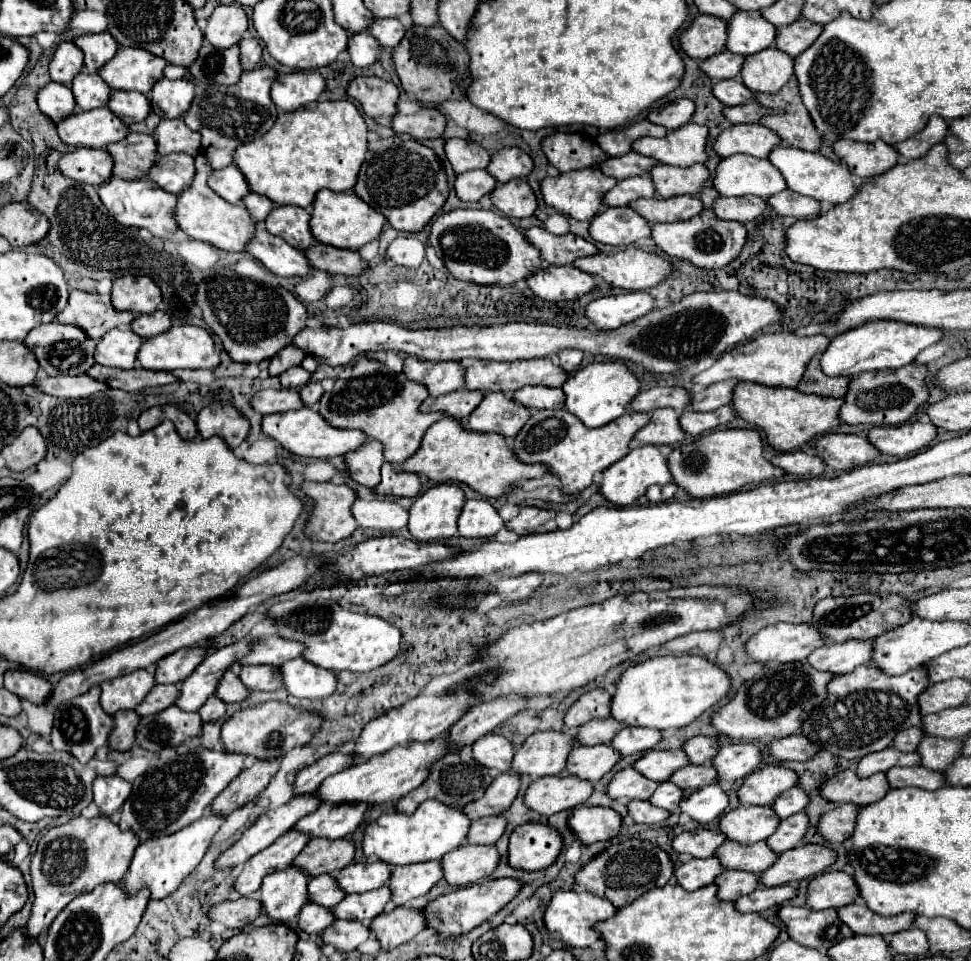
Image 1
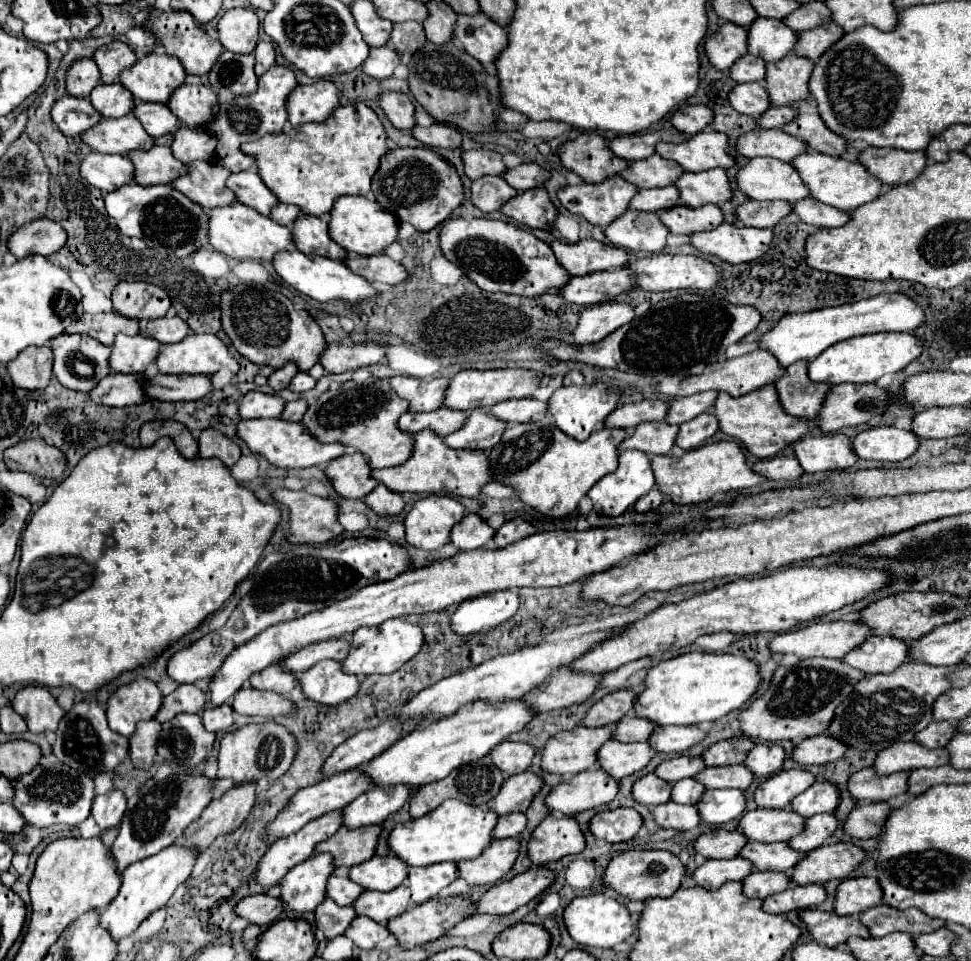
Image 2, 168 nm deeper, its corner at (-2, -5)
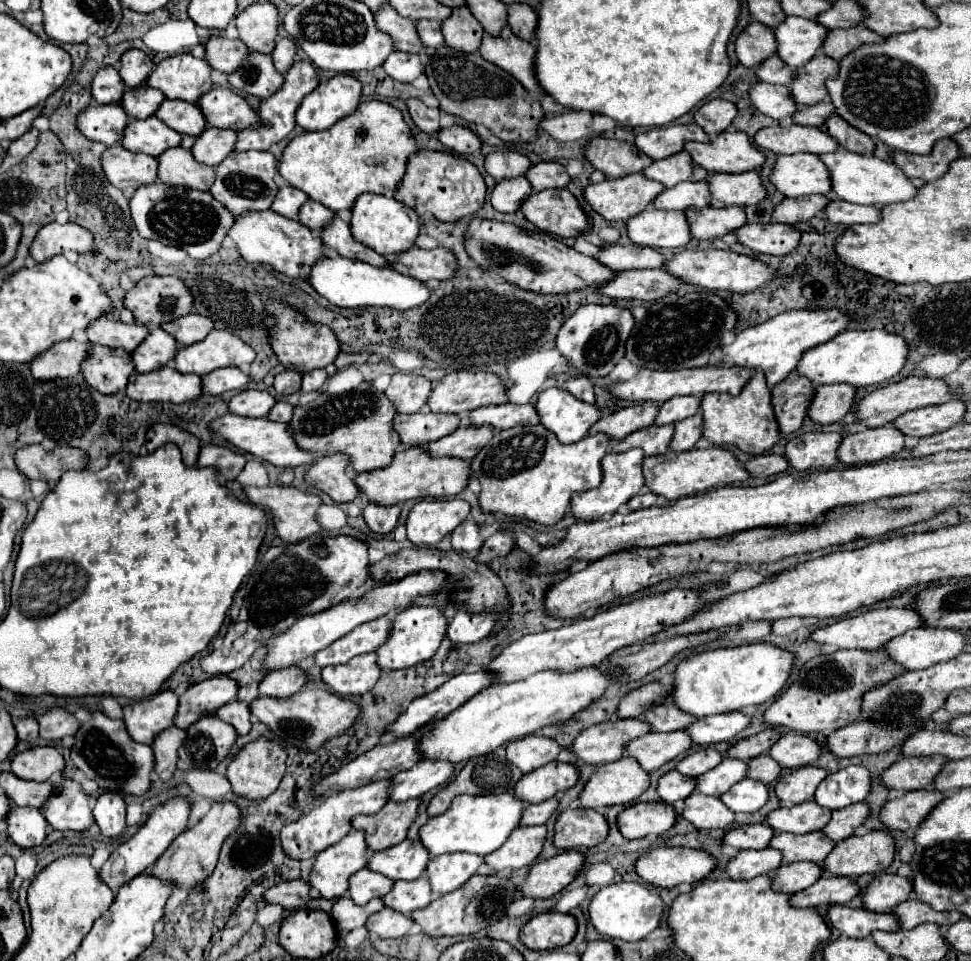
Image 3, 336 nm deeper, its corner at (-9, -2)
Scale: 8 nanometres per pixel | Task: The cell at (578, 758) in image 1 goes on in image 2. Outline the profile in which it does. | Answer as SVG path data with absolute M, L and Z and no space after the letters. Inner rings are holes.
M608 740L596 752L596 762L606 774L612 774L612 778L620 780L628 774L640 772L652 760L654 754L656 752L650 750L648 742L622 744L616 740Z

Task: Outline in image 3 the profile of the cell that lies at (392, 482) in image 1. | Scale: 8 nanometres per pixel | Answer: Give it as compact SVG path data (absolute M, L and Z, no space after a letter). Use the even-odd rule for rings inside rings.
M369 503L363 509L363 517L365 517L367 527L373 533L381 533L381 535L387 535L387 533L391 533L395 529L397 519L399 519L399 513L401 513L401 509L397 505L379 507L375 503Z

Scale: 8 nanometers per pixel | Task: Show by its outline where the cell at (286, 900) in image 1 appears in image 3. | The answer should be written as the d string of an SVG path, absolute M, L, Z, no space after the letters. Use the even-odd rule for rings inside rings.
M351 831L339 843L317 855L307 881L325 899L343 897L349 887L349 877L363 869L369 857L371 851L365 843L363 831Z

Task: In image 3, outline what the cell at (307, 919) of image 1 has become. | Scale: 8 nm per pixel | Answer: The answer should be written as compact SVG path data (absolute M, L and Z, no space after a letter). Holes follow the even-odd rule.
M339 897L333 905L331 917L341 931L353 931L357 927L363 927L369 915L381 911L385 907L383 899L371 899L367 905L355 905L351 897Z

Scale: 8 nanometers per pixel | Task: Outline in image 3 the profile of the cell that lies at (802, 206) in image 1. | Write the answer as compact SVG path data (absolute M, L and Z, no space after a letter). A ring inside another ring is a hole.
M831 201L825 209L825 215L831 223L855 225L855 223L877 223L881 219L881 211L877 207L859 207L855 203Z

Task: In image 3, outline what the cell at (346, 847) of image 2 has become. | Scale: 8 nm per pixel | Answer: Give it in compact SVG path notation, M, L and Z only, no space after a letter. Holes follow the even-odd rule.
M411 799L403 803L387 803L375 815L357 815L351 823L353 829L361 829L367 835L367 847L373 851L389 849L407 837L407 829L417 819L421 799Z

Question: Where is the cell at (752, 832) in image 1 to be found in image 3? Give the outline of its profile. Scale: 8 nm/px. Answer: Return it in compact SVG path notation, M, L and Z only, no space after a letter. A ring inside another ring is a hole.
M805 801L793 807L781 807L777 811L771 811L767 815L767 821L775 831L813 833L829 823L831 813L831 809L819 807L815 801Z

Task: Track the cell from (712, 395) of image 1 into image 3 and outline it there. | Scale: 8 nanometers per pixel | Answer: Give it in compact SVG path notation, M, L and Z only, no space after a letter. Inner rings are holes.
M675 397L659 405L659 413L655 417L655 425L671 425L681 419L687 419L699 411L699 397Z

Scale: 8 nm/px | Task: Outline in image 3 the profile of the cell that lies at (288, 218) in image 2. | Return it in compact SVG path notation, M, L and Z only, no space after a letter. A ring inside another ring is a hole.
M307 201L307 203L301 207L301 211L299 211L299 221L301 221L303 225L307 225L307 227L309 227L311 231L315 231L315 233L319 233L325 225L329 225L333 217L335 217L335 211L323 207L323 205L317 203L317 201Z

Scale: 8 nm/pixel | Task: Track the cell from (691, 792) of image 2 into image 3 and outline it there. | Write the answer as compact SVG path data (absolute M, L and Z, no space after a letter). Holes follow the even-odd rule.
M723 757L723 761L715 769L697 777L697 791L721 797L725 791L729 791L729 787L733 787L745 775L747 775L747 761Z

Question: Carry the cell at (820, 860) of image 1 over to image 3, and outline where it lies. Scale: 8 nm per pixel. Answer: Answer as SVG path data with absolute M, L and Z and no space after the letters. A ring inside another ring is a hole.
M869 831L863 837L849 837L835 845L823 861L825 871L833 875L859 877L885 871L895 857L895 839L889 831Z

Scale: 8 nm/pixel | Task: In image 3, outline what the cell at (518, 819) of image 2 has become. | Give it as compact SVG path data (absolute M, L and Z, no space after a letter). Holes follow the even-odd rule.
M551 797L543 803L537 803L537 805L525 805L521 825L543 825L555 813L557 807L559 807L557 797Z

